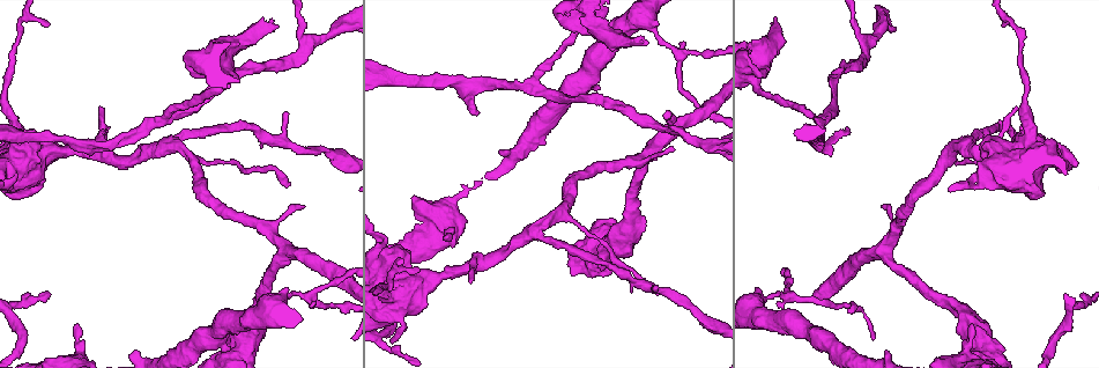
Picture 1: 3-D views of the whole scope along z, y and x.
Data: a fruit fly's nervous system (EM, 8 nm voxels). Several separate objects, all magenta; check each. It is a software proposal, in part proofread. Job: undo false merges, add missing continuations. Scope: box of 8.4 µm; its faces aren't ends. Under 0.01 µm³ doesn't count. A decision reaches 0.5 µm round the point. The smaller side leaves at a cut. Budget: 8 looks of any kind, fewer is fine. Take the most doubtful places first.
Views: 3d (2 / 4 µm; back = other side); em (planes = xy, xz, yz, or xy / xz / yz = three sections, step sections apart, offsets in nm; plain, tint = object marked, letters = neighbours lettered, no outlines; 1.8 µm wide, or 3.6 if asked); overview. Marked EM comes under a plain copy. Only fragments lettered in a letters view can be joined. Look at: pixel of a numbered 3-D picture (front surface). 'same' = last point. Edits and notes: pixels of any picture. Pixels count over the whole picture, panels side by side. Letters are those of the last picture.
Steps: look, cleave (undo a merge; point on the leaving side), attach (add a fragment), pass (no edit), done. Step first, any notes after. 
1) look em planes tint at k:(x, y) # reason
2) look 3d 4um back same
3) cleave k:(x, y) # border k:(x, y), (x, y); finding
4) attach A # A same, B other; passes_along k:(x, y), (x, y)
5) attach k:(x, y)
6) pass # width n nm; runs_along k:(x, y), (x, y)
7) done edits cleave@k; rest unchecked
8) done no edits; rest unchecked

look em planes letters at 1:(276, 24) # thick end

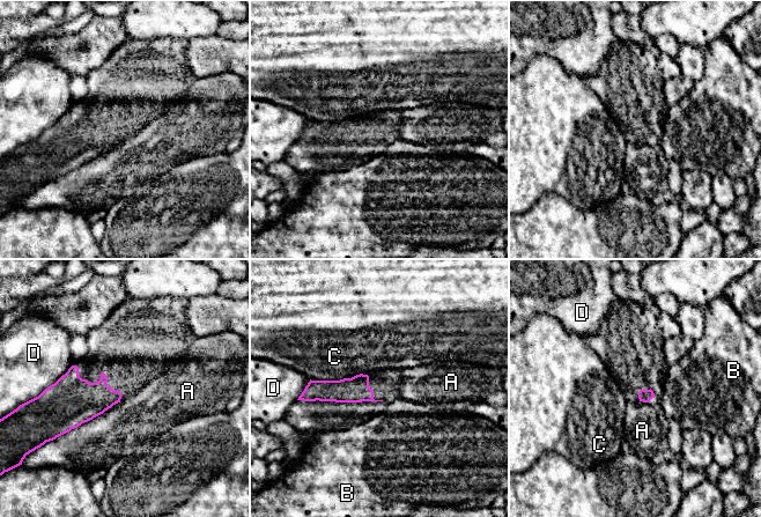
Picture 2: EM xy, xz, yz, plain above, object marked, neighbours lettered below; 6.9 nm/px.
pass # A other, B other, C other, D other; border 2:(120, 401), (57, 437); no lettered fragment goes on from it

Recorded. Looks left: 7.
look 3d 2um at 1:(443, 238) # branch stops here

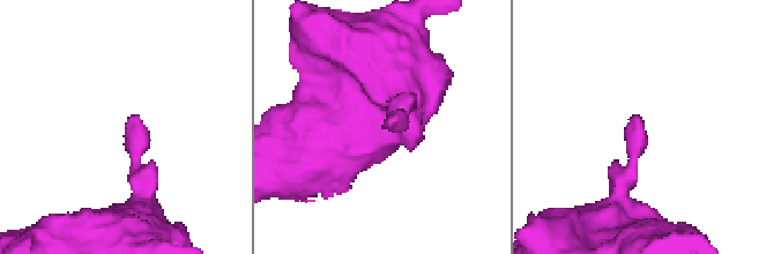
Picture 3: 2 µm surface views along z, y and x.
look em xz step 8 letters at 3:(129, 117)

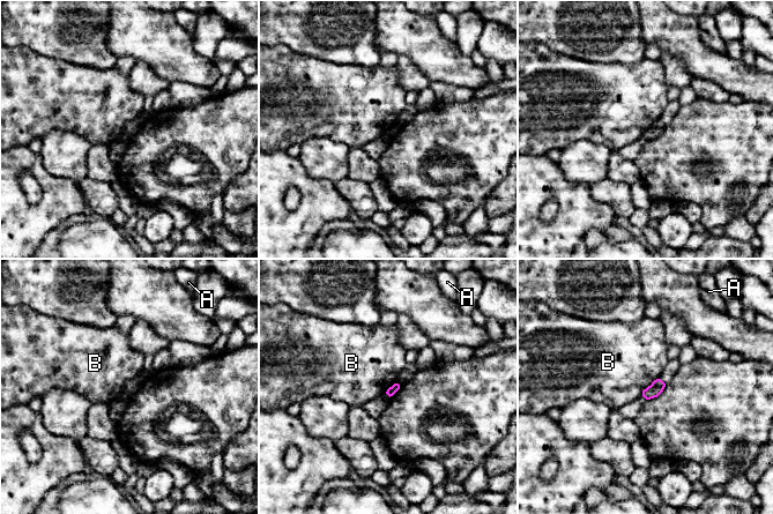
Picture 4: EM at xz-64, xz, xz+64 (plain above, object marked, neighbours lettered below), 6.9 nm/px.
look em planes letters same # cut it another way

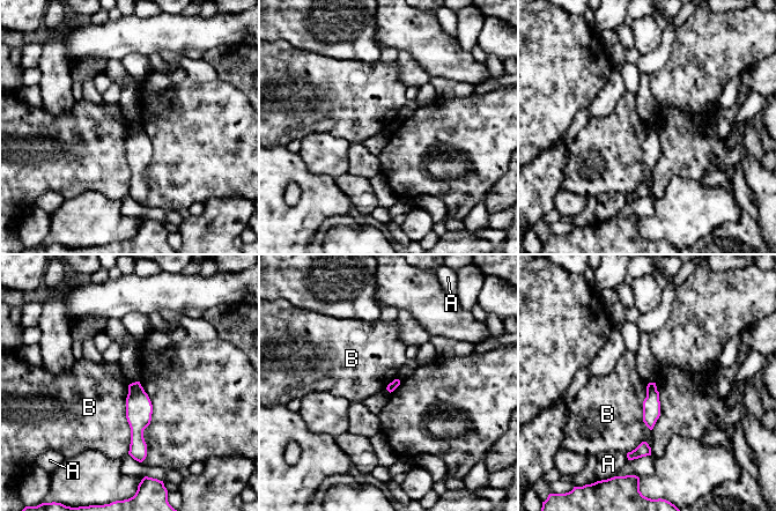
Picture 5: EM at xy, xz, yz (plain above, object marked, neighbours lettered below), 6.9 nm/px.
pass # A other, B other; border 5:(130, 384), (127, 453); none of them fits

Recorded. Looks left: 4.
look 3d 2um at 1:(163, 144) # a fork

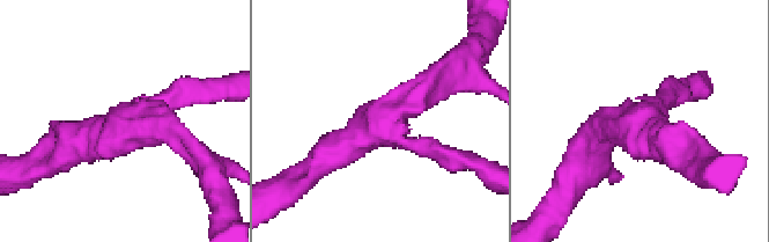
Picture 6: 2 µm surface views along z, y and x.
look em planes tint at 6:(378, 118) # now the EM

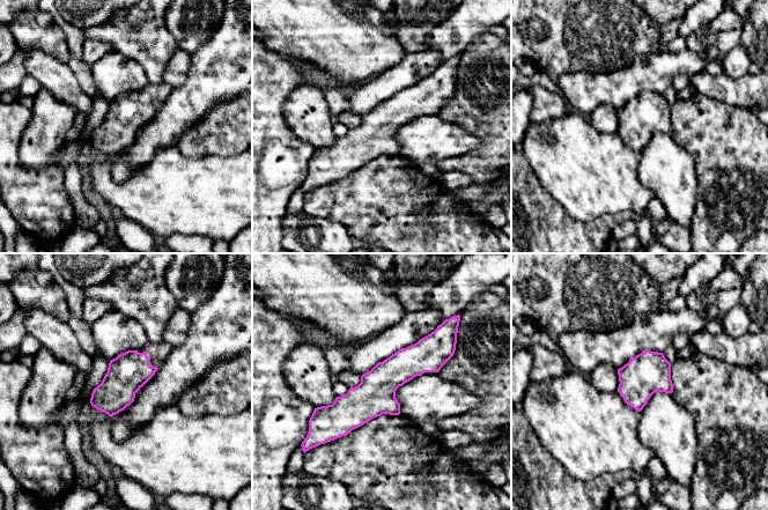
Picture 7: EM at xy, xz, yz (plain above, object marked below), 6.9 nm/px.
look em planes letters same # what lies round it

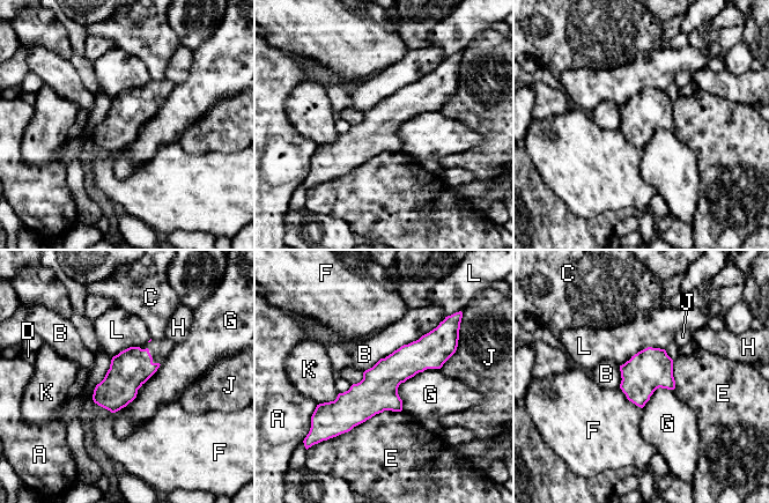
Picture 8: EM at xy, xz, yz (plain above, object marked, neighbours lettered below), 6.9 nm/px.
pass # width 280 nm; A other, B other, C other, D other, E other, F other, G other, H other, J other, K other, L other; border 8:(440, 368), (399, 385), (401, 409); all the same neuron

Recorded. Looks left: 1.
done no edits; rest unchecked

